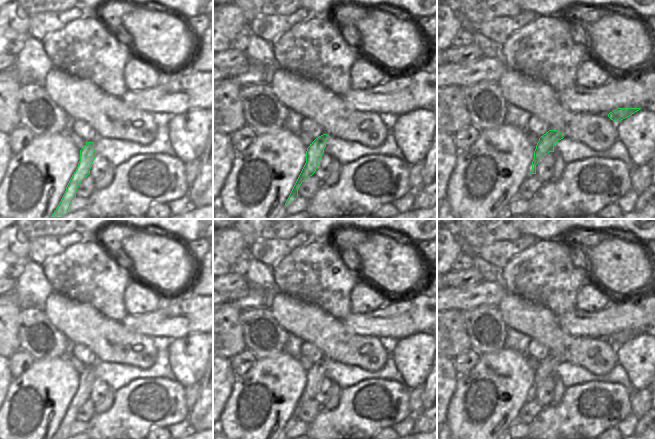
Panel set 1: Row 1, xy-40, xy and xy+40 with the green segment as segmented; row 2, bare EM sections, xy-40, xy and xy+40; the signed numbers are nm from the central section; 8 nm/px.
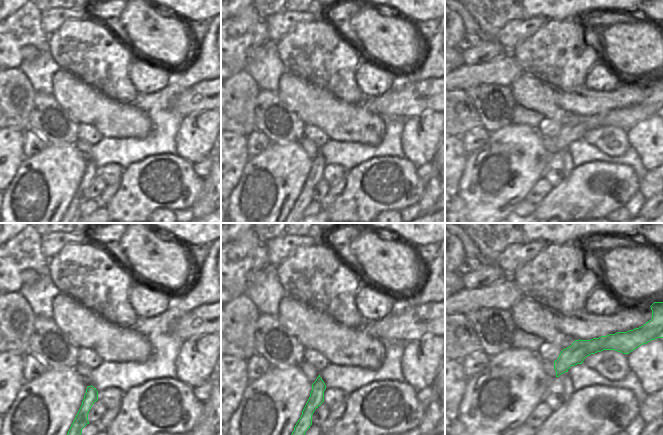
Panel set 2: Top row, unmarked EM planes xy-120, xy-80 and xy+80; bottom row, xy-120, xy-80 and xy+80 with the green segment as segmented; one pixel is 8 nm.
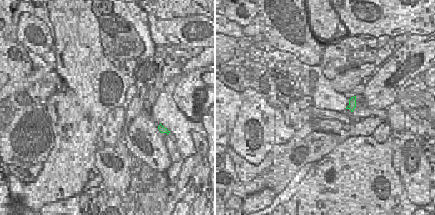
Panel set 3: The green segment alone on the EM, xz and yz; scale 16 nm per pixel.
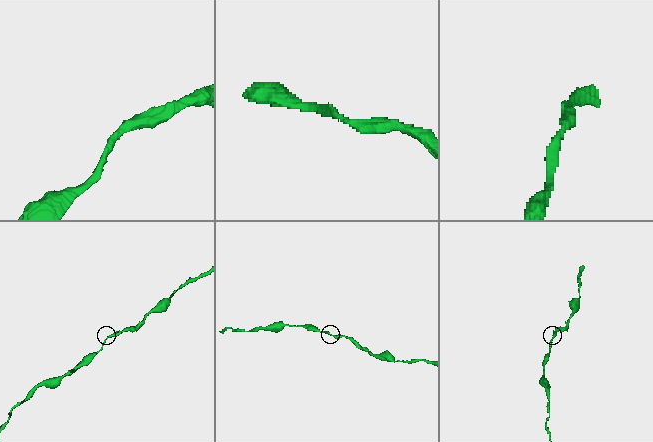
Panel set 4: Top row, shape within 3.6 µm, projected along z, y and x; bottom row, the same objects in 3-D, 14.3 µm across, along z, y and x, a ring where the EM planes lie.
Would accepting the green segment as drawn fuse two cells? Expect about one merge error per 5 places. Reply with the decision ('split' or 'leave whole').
leave whole

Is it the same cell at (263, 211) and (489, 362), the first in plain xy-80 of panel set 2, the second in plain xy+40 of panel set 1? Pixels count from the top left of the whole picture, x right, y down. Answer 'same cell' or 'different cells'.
same cell

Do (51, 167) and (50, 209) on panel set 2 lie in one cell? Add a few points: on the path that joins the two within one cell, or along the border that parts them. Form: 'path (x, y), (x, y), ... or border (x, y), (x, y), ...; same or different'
path (51, 177), (51, 199); same

